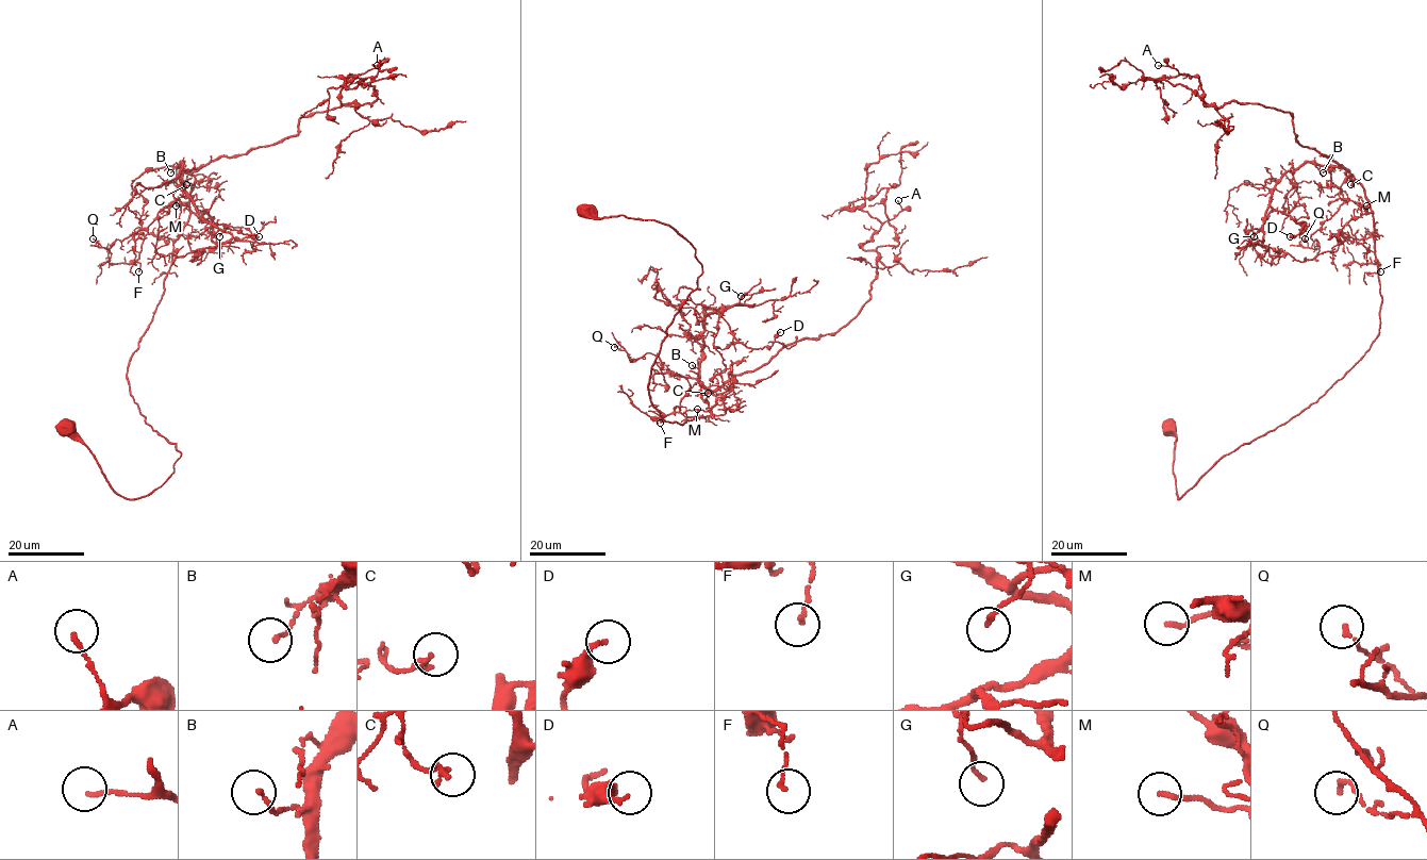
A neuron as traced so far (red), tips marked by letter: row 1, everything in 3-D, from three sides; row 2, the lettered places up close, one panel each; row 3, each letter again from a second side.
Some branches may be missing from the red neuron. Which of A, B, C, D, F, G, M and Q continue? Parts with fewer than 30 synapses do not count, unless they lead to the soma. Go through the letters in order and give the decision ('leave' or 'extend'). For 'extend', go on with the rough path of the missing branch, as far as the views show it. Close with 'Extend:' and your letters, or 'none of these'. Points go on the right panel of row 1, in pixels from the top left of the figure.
A: leave
B: leave
C: leave
D: leave
F: leave
G: leave
M: extend; course (1366, 205), (1343, 235), (1326, 241), (1321, 255)
Q: leave
Extend: M

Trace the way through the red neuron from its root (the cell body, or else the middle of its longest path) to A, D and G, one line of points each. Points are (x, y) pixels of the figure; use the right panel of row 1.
A: (1166, 429), (1177, 499), (1339, 380), (1382, 297), (1364, 187), (1290, 113), (1208, 105), (1158, 65)
D: (1166, 429), (1177, 499), (1370, 348), (1364, 187), (1288, 171), (1271, 205), (1307, 227), (1290, 236)
G: (1166, 429), (1177, 499), (1314, 403), (1378, 333), (1373, 211), (1354, 176), (1311, 163), (1288, 171), (1254, 236)

